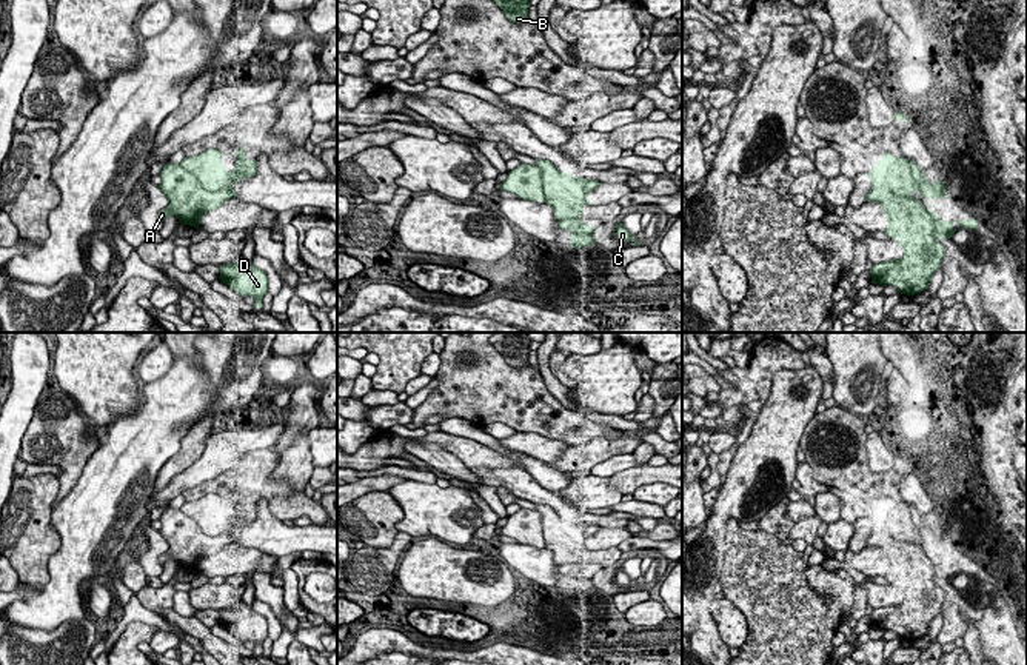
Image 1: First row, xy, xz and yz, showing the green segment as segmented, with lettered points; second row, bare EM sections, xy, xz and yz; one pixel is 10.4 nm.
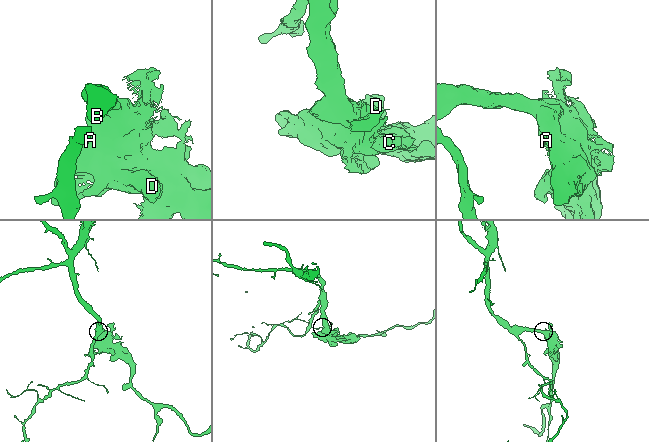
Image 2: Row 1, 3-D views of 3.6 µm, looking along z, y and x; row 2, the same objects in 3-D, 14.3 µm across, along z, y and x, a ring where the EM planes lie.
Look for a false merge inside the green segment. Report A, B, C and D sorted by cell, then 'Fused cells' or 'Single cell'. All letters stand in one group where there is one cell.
Groups: A C D / B. Fused cells

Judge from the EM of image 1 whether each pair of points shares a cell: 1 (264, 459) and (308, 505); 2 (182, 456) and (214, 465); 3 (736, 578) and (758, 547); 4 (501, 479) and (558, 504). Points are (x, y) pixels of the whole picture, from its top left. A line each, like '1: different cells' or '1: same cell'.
1: same cell
2: different cells
3: same cell
4: same cell

